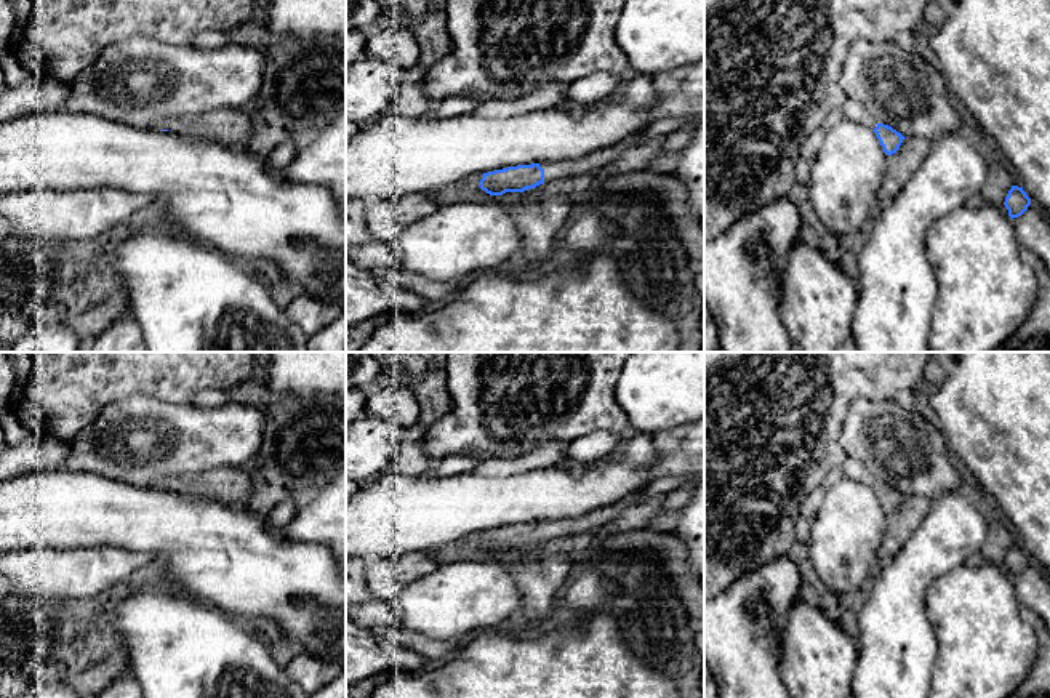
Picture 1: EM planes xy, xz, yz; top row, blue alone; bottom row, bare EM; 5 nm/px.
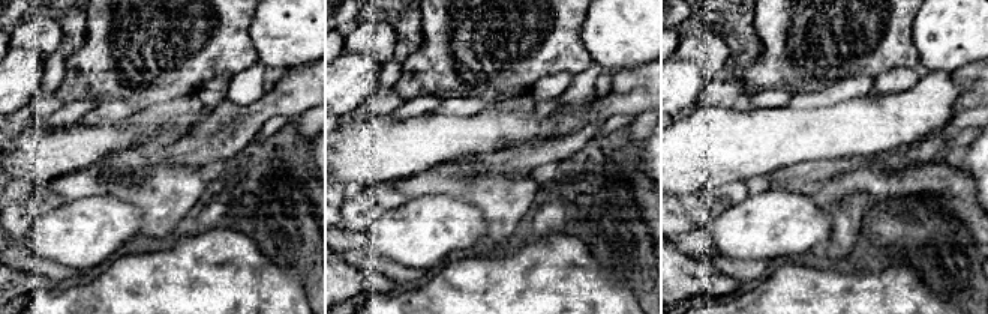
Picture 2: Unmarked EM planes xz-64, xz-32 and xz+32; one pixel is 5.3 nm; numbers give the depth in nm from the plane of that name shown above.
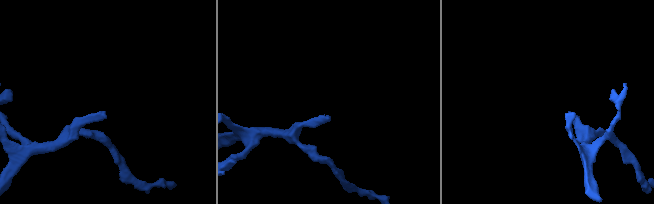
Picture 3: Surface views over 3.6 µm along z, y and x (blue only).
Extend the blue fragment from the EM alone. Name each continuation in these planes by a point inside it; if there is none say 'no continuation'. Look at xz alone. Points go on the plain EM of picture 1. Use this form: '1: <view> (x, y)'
1: xz (562, 527)

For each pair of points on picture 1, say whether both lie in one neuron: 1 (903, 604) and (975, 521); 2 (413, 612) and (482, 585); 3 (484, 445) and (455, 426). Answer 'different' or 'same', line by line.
1: same
2: same
3: same

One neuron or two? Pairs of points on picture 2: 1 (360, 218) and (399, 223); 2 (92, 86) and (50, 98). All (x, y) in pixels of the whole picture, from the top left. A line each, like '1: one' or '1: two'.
1: two
2: two

